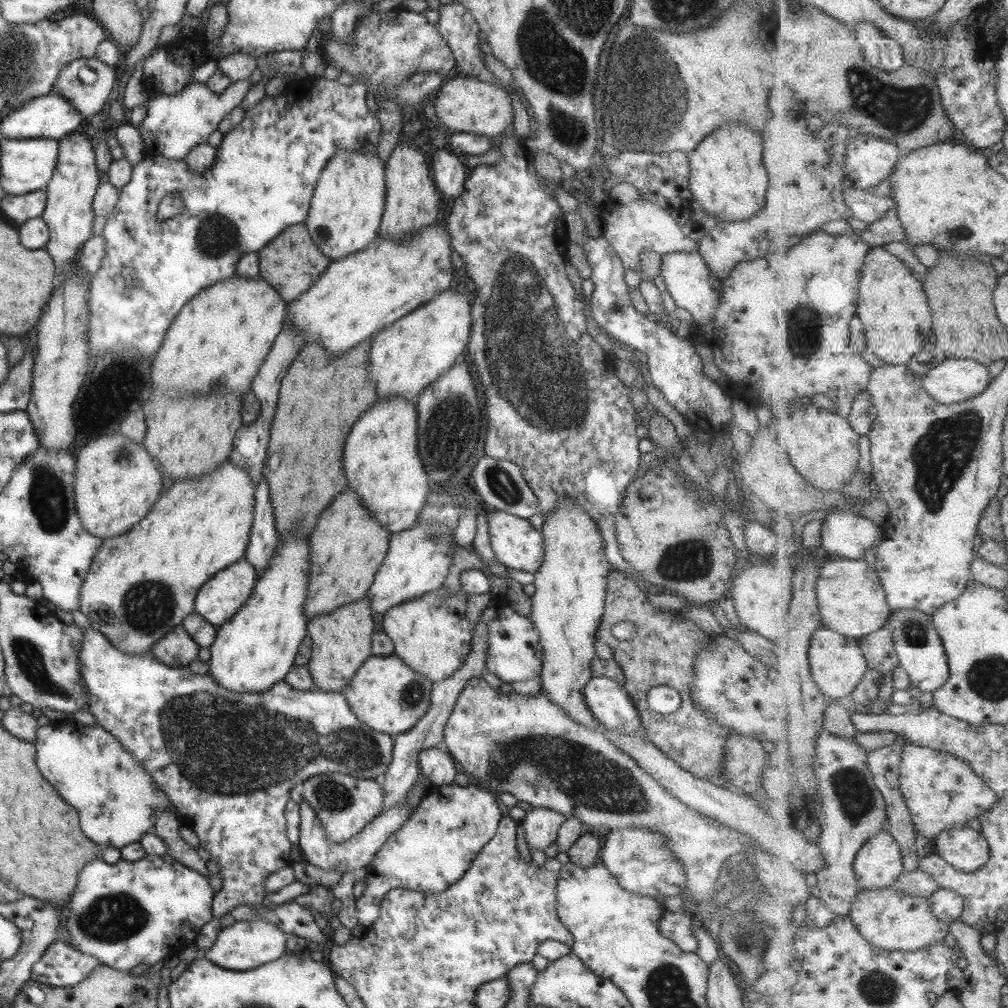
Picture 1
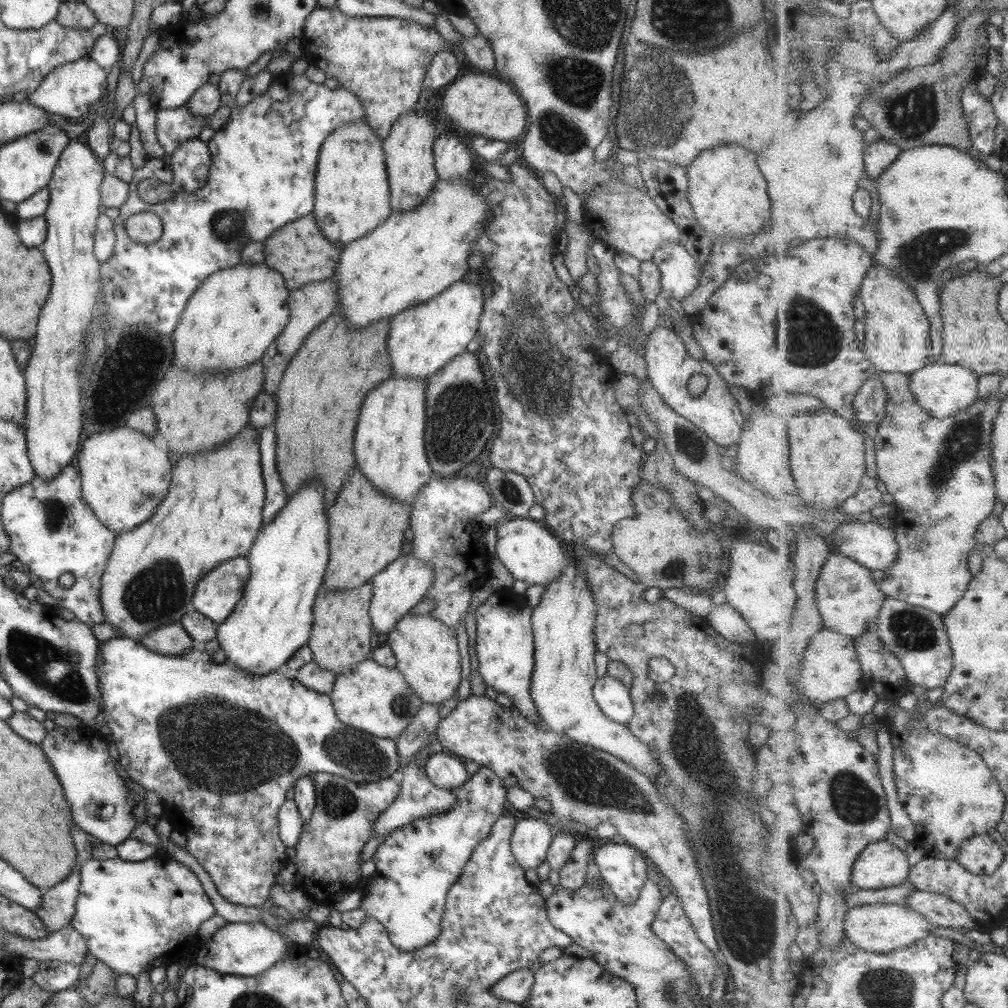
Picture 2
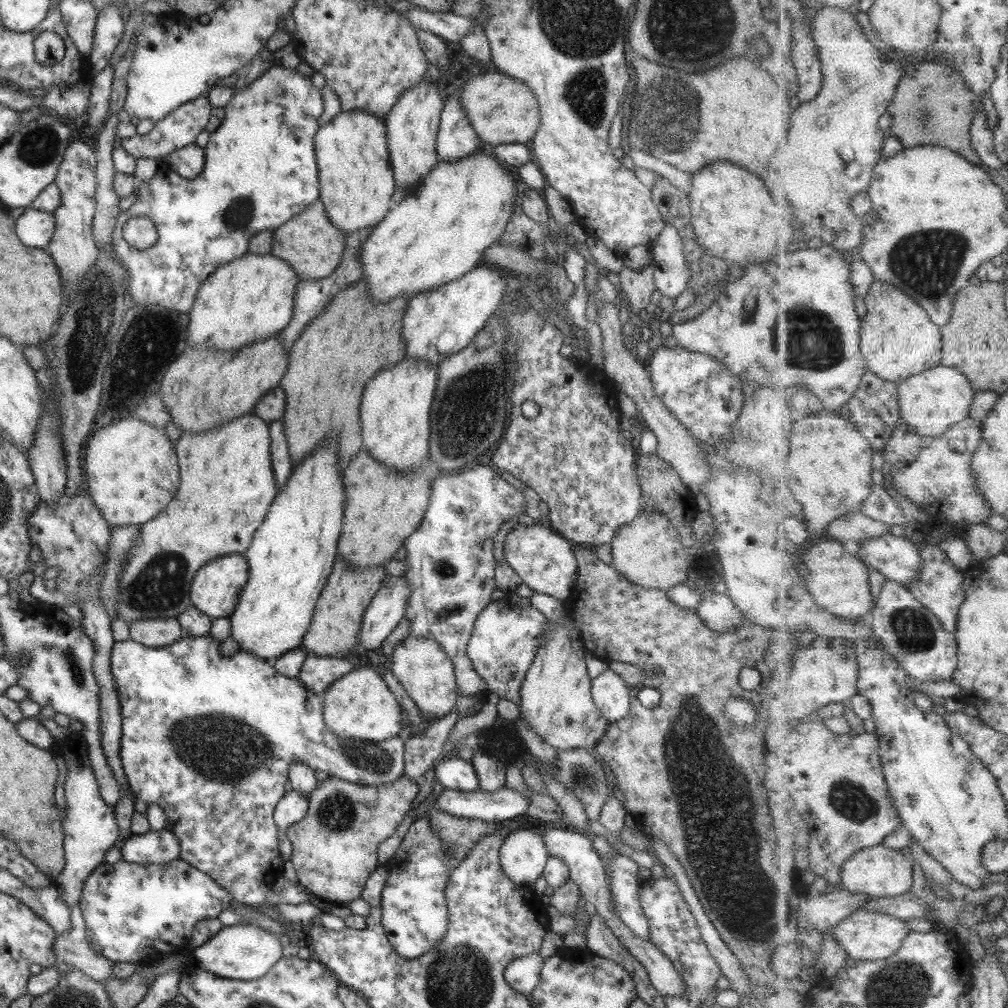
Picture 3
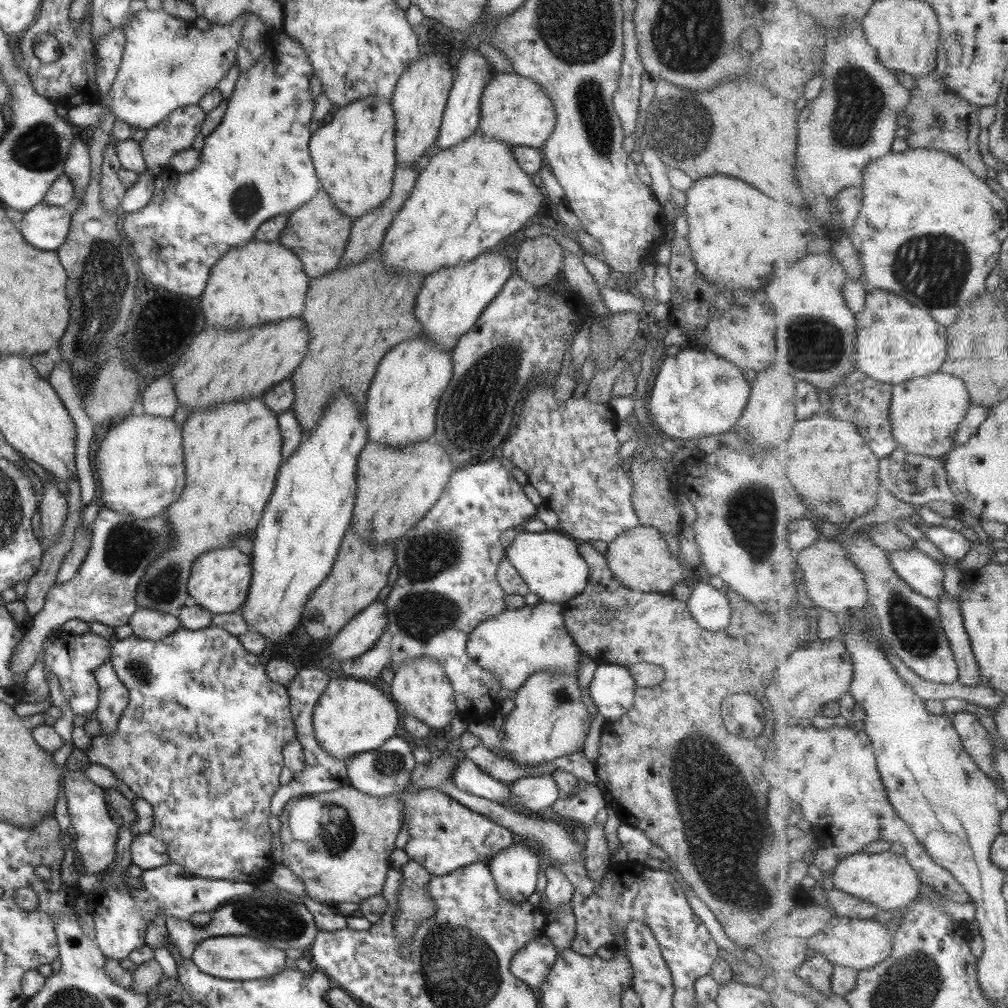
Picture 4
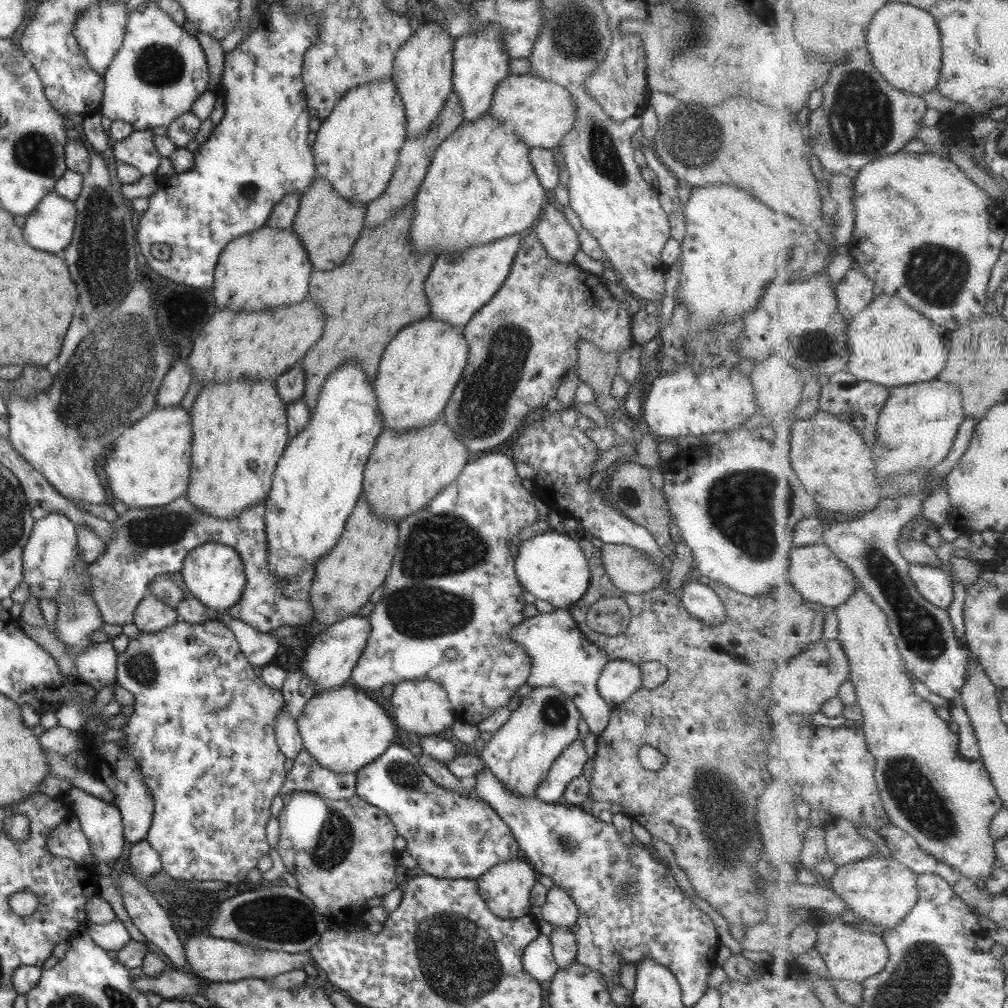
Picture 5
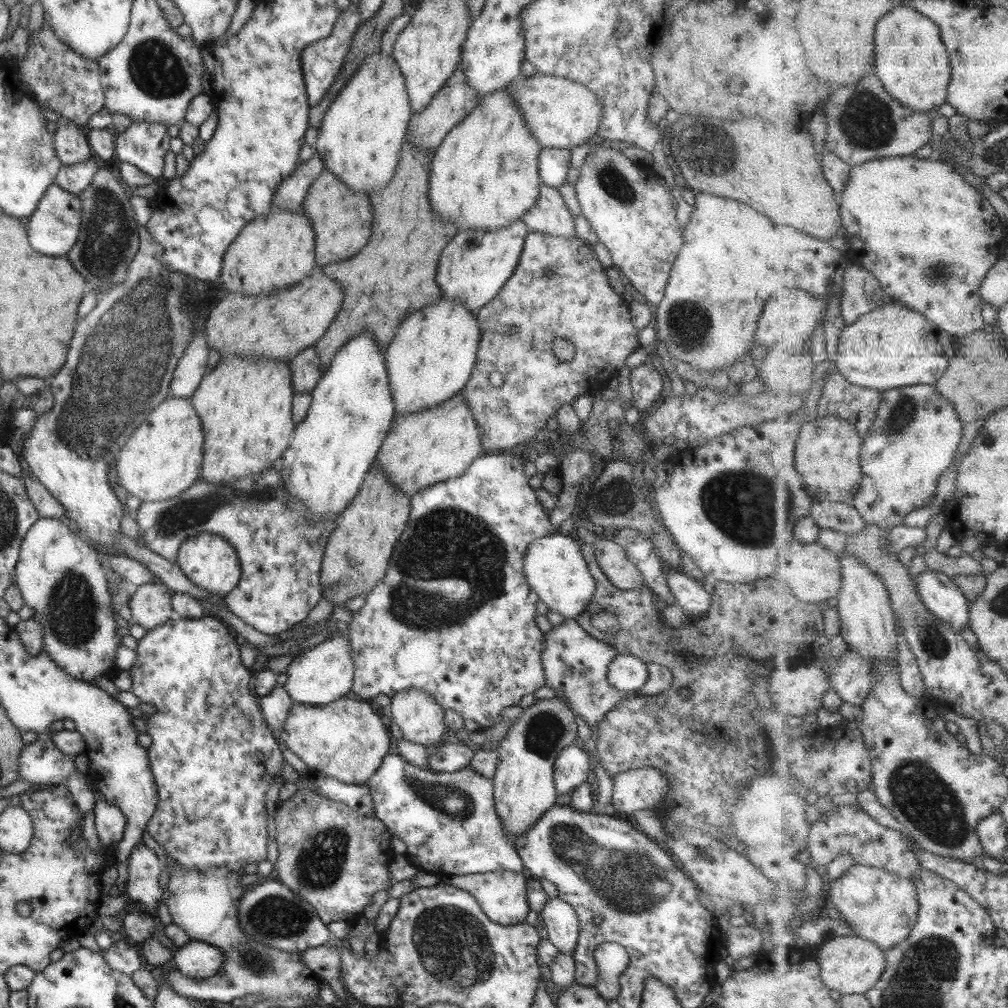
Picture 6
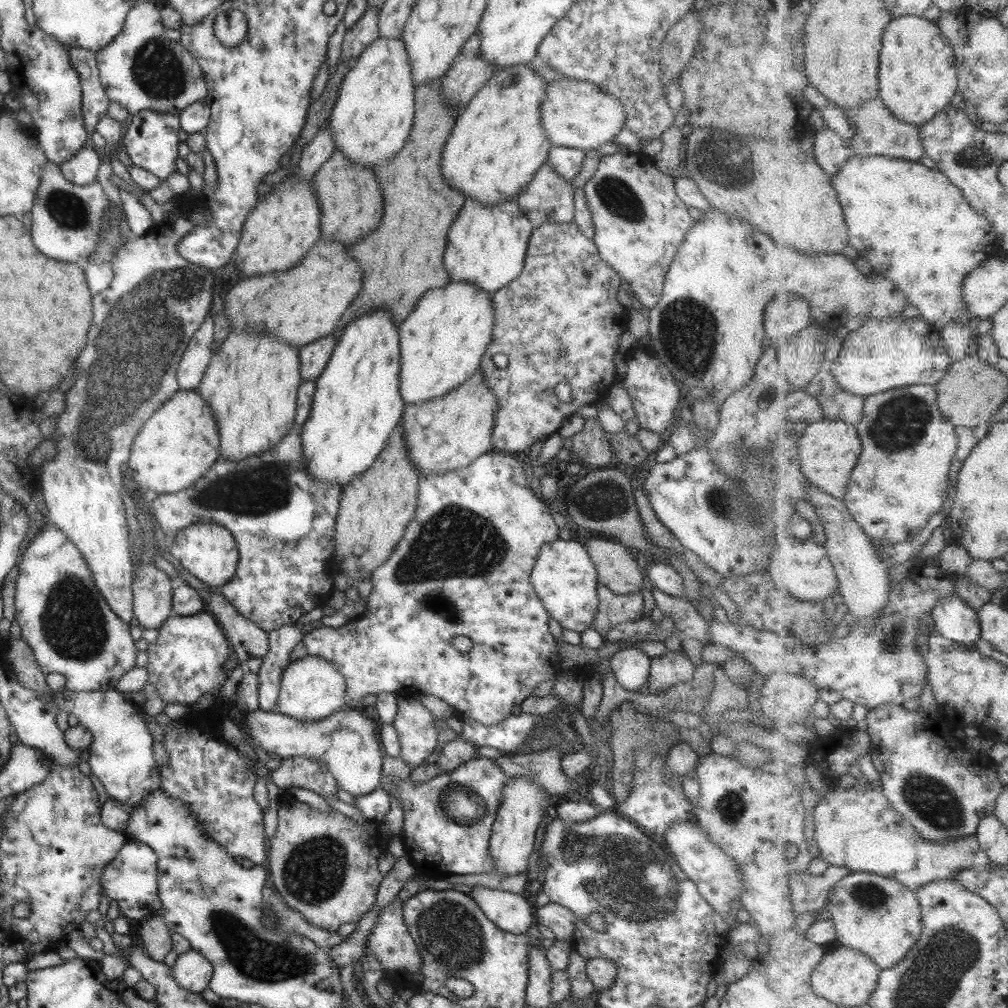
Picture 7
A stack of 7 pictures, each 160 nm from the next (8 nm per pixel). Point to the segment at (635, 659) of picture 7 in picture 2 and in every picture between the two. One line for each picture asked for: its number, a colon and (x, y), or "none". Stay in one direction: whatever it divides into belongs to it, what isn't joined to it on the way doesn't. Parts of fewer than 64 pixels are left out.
2: (611, 696)
3: (608, 692)
4: (611, 689)
5: (618, 679)
6: (625, 673)

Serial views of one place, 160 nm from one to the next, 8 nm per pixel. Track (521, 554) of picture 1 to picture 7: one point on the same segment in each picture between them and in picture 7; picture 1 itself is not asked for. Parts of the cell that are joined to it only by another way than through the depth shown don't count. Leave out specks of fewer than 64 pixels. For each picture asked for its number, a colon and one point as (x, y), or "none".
2: (530, 552)
3: (543, 559)
4: (548, 562)
5: (550, 566)
6: (553, 567)
7: (563, 577)

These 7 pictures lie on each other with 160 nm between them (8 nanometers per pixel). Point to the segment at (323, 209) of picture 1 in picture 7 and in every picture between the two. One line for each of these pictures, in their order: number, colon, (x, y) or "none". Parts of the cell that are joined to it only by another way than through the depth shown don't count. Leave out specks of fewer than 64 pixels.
2: (351, 190)
3: (355, 182)
4: (353, 157)
5: (355, 149)
6: (359, 139)
7: (371, 118)

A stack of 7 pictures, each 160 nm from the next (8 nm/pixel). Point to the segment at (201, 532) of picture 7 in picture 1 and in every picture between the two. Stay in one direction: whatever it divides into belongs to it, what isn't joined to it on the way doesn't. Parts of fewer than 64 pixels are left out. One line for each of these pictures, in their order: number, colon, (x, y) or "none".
1: (219, 598)
2: (215, 595)
3: (215, 588)
4: (219, 579)
5: (213, 573)
6: (209, 562)

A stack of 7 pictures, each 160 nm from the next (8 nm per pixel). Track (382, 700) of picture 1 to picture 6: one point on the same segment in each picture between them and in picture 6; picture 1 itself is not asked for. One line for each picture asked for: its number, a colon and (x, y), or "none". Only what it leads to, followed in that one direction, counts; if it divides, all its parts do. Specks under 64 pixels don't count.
2: (376, 700)
3: (359, 705)
4: (352, 716)
5: (343, 730)
6: (346, 740)

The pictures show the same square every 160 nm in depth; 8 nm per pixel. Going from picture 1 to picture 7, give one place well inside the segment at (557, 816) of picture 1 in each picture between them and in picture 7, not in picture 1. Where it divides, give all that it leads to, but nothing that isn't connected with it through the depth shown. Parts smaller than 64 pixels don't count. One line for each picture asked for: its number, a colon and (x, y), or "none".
2: (531, 837)
3: (523, 855)
4: (514, 870)
5: (505, 887)
6: (500, 894)
7: (513, 913)

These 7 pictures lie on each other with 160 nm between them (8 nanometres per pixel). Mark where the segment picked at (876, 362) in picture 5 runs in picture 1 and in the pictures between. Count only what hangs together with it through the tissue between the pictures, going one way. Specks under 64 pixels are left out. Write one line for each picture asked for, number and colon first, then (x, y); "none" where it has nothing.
1: (892, 305)
2: (897, 340)
3: (899, 341)
4: (897, 341)

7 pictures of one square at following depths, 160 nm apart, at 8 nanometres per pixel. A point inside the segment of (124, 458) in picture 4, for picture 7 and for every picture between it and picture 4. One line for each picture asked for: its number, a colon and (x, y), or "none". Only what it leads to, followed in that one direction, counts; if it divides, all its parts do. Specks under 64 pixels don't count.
5: (148, 466)
6: (160, 459)
7: (175, 446)

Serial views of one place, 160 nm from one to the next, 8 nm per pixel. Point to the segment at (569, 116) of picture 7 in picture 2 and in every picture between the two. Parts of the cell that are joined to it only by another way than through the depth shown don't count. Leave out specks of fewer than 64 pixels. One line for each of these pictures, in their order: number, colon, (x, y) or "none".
2: (476, 104)
3: (500, 109)
4: (513, 109)
5: (539, 112)
6: (559, 113)

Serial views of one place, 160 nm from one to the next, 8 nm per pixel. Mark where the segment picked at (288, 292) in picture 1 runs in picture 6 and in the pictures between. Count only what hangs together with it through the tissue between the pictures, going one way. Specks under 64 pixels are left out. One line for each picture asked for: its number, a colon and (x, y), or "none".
2: (297, 251)
3: (308, 243)
4: (316, 233)
5: (327, 226)
6: (340, 218)

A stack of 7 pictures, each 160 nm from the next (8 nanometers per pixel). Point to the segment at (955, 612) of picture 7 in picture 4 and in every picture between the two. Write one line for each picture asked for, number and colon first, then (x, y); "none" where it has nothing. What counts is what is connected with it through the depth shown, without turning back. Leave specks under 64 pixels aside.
4: (922, 573)
5: (936, 585)
6: (940, 593)

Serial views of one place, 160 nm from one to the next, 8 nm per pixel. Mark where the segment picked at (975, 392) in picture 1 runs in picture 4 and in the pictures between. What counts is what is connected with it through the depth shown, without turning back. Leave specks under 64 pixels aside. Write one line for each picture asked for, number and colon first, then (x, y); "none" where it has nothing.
2: (943, 390)
3: (930, 402)
4: (927, 411)

